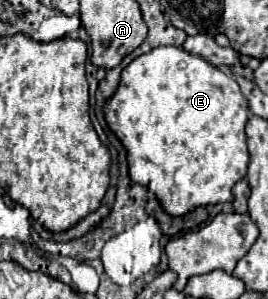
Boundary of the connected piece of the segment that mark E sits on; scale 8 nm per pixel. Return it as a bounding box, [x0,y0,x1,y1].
[106,46,250,216]

